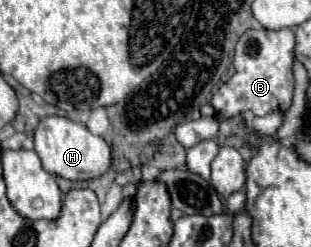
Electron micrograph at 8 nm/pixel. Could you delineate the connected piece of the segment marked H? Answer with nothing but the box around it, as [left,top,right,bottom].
[35,116,111,182]

